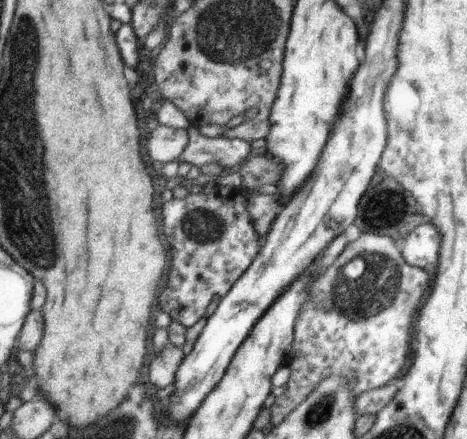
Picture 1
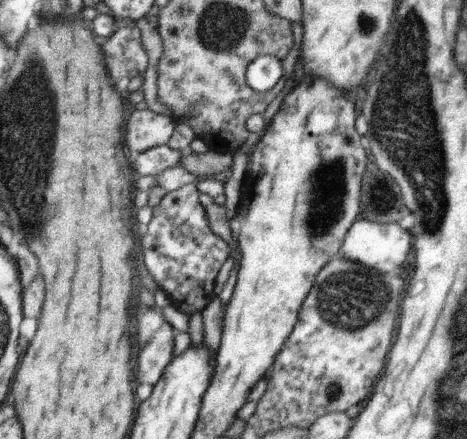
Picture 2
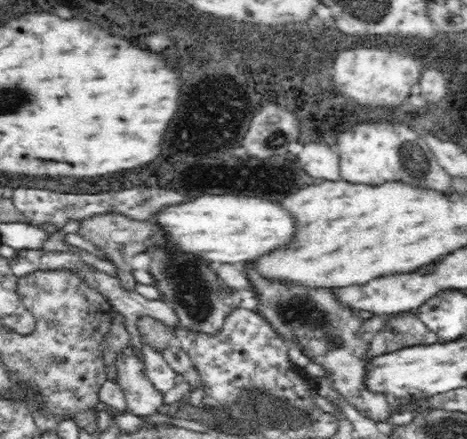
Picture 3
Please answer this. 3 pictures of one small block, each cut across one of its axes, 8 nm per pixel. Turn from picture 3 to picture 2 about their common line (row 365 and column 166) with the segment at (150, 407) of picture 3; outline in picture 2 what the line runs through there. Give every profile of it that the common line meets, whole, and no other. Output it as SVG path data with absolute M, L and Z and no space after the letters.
M133 110L127 120L127 148L131 154L165 146L175 122L171 116L153 114L149 110Z

